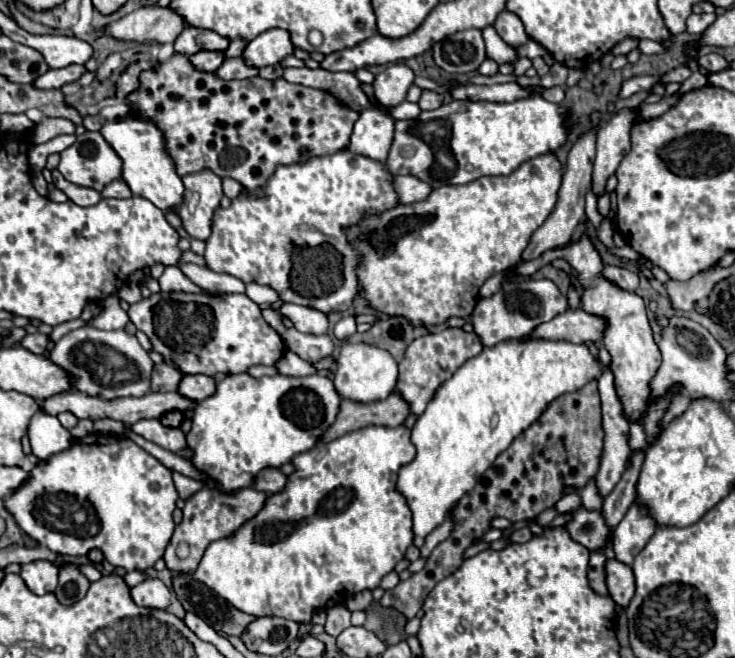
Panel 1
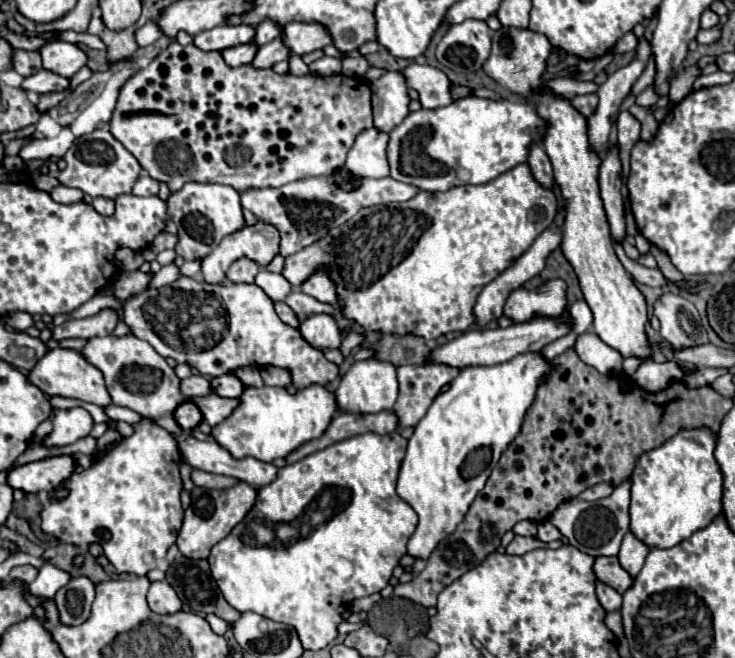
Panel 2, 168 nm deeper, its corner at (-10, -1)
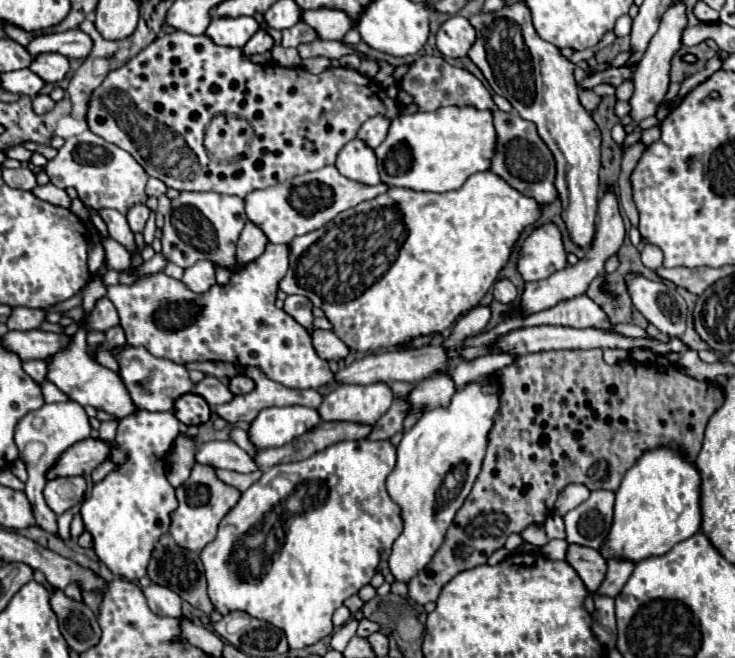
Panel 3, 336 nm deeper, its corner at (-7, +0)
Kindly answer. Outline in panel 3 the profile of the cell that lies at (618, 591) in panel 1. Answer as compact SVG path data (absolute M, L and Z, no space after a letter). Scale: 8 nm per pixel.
M570 545L566 561L576 569L576 573L580 575L590 593L594 593L602 585L606 577L606 559L602 557L600 551L584 549L580 545Z

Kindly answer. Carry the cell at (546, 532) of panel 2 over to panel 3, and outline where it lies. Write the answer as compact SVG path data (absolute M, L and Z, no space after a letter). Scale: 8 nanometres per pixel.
M552 515L548 517L548 521L544 523L544 531L548 535L548 539L564 539L566 533L564 533L564 521L560 515Z

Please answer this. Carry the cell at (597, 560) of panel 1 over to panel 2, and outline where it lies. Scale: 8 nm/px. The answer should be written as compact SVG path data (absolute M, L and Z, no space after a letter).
M597 582L597 598L601 602L601 606L607 610L607 612L613 612L613 610L619 610L621 608L621 594L609 586L605 586L603 582Z

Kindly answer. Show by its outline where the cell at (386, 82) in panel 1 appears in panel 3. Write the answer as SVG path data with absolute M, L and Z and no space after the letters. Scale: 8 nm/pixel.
M374 115L360 127L358 137L368 141L368 145L372 145L372 149L376 149L388 135L390 123L392 123L392 119L388 119L386 115Z

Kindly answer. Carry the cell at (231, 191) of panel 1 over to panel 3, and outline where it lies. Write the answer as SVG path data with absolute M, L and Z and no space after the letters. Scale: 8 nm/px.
M326 165L318 171L292 177L280 185L262 191L252 191L244 197L244 201L246 201L248 219L262 229L268 241L288 245L294 237L308 235L330 223L338 213L352 209L362 201L370 201L386 191L388 191L386 183L364 185L344 177L334 165Z

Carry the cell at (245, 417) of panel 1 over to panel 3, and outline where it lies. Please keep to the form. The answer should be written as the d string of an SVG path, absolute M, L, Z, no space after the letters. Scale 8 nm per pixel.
M288 405L288 407L266 407L250 423L248 437L258 449L282 447L292 439L304 435L308 429L320 423L320 413L314 407Z

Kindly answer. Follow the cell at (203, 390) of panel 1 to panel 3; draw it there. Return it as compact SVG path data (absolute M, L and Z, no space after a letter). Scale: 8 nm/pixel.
M236 375L236 377L230 379L228 389L230 389L230 393L234 393L234 395L244 395L244 393L250 393L250 391L254 389L254 385L252 385L252 379L250 379L250 377L246 377L246 375Z

